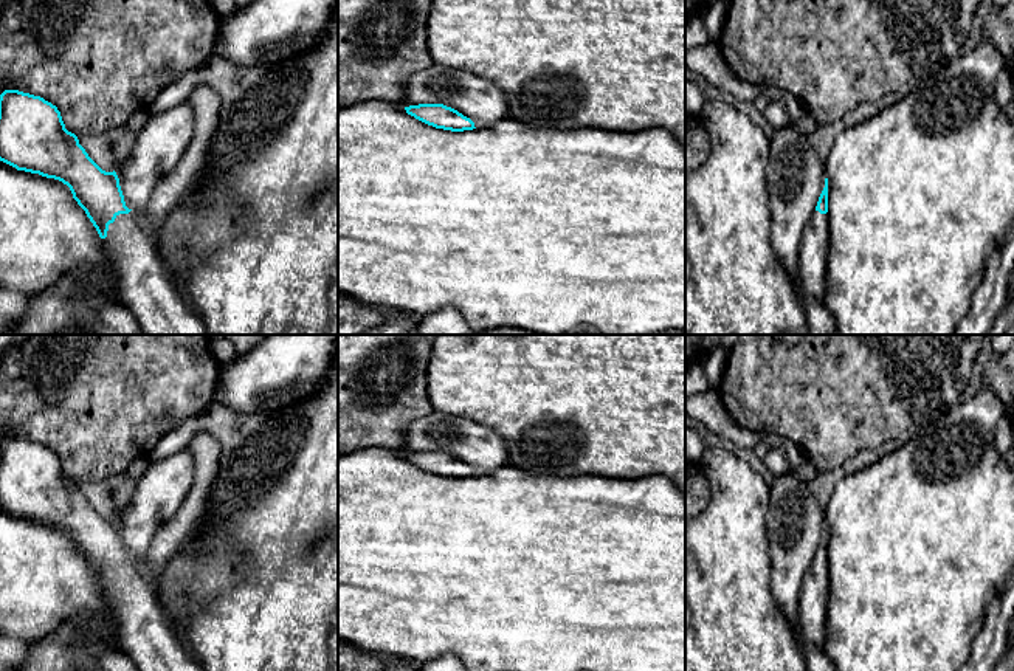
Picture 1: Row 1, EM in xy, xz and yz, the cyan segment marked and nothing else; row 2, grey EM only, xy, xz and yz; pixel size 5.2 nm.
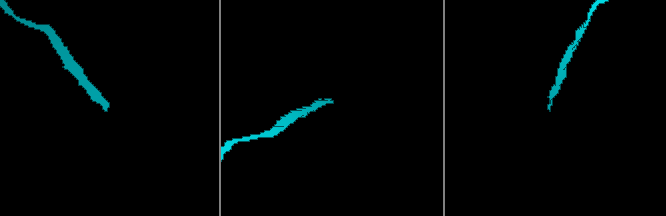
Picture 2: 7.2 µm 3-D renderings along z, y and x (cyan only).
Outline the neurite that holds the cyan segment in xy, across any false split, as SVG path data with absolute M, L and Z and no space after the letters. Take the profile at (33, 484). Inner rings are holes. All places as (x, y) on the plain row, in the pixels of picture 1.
M5 437L0 442L0 508L17 518L59 527L70 535L102 586L115 638L138 671L203 671L161 614L157 587L144 559L126 553L116 519L102 518L88 504L78 483L65 476L56 452L40 443Z

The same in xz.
M419 451L405 454L405 457L408 462L436 476L451 479L476 476L474 470L470 465L443 451Z

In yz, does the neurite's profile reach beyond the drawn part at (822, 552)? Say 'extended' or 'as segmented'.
extended

